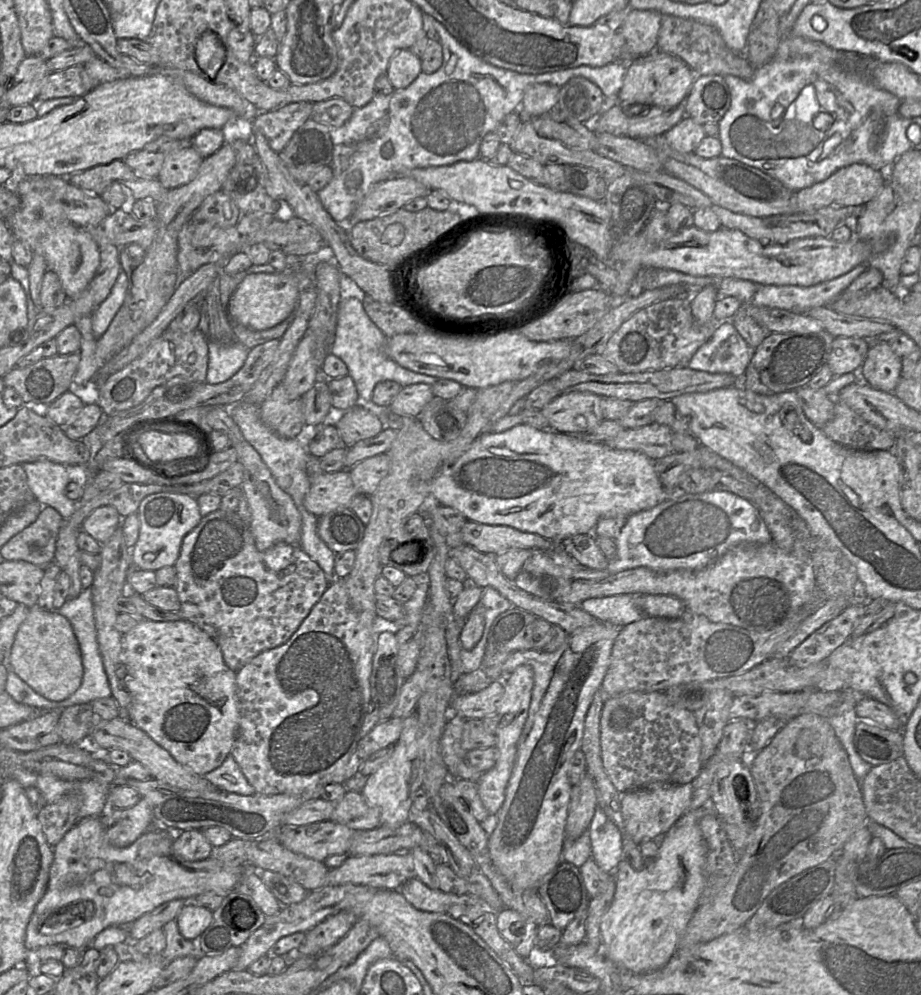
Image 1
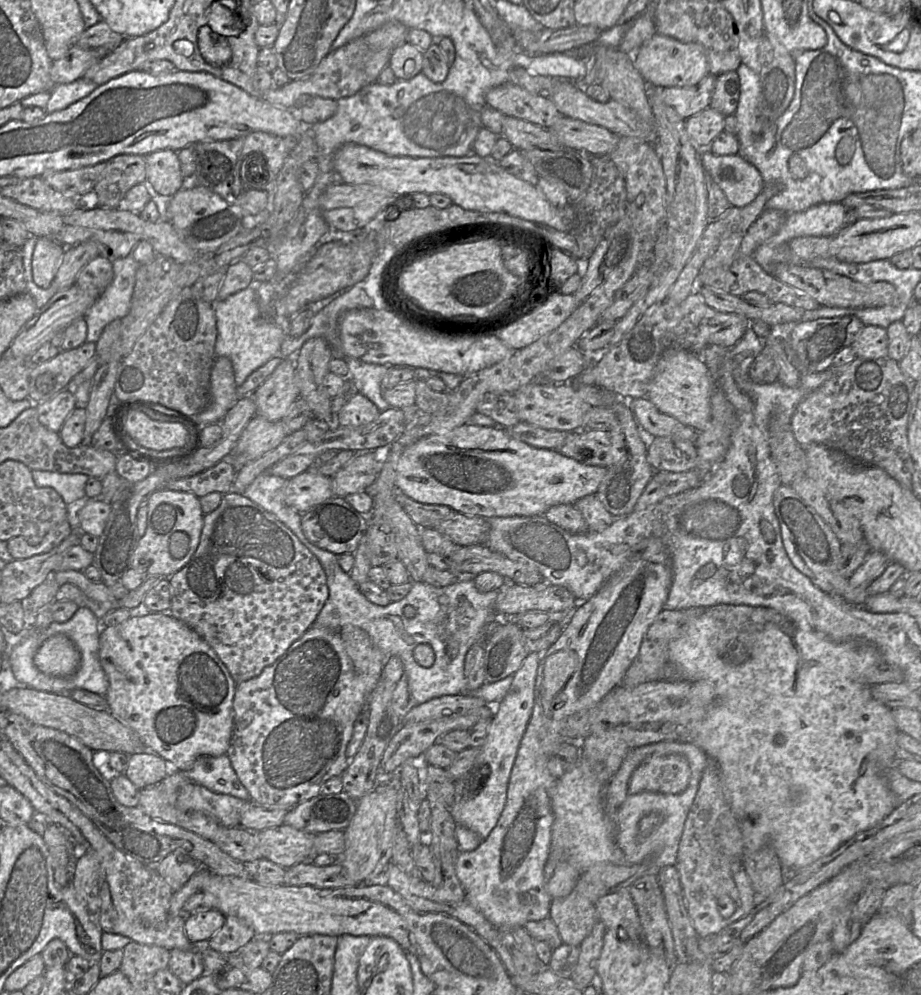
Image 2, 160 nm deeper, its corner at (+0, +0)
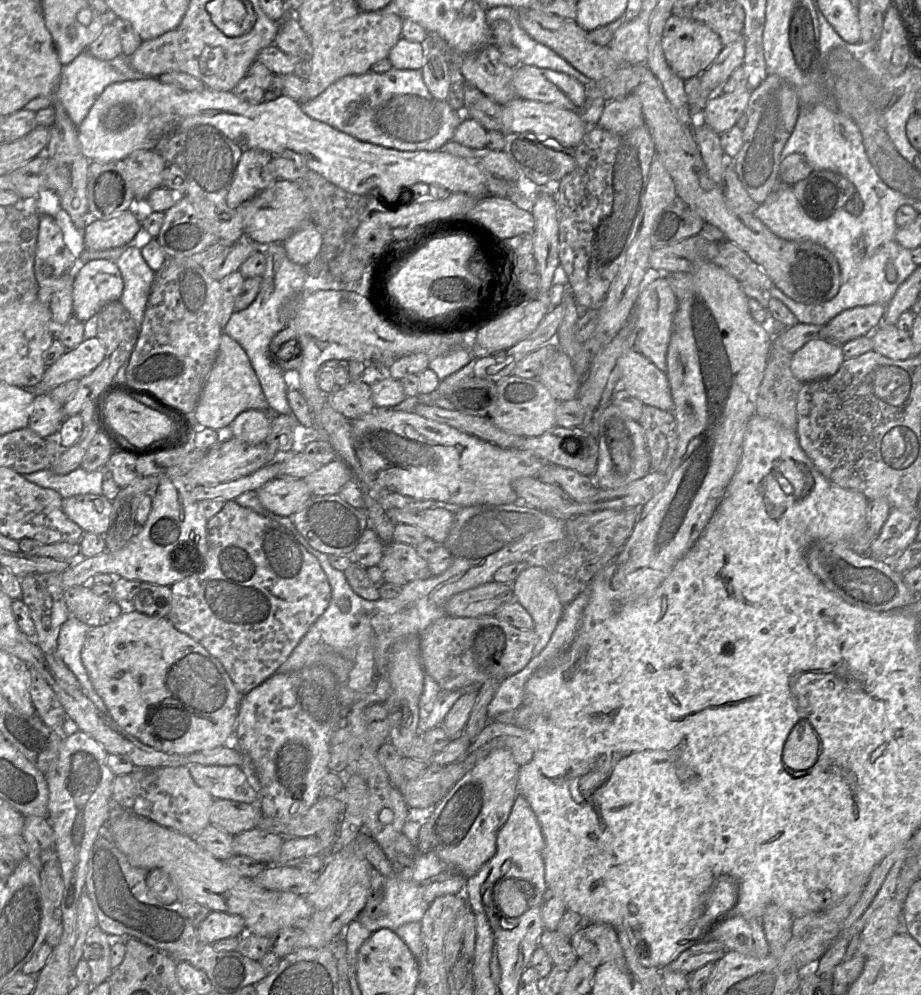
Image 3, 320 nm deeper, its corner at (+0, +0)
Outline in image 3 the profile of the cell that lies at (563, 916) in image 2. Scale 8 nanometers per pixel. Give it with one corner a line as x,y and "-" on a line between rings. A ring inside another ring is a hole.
590,923
576,932
569,941
578,957
595,969
612,962
628,970
616,930
609,924

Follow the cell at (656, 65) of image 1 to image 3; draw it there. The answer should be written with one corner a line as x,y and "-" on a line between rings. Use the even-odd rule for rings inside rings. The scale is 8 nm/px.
671,15
665,24
662,36
664,56
671,69
684,81
708,69
723,47
719,35
702,22

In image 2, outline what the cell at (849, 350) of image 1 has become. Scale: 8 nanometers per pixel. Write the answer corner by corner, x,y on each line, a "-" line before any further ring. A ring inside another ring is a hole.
864,326
851,344
856,358
880,359
887,358
887,329
878,326

